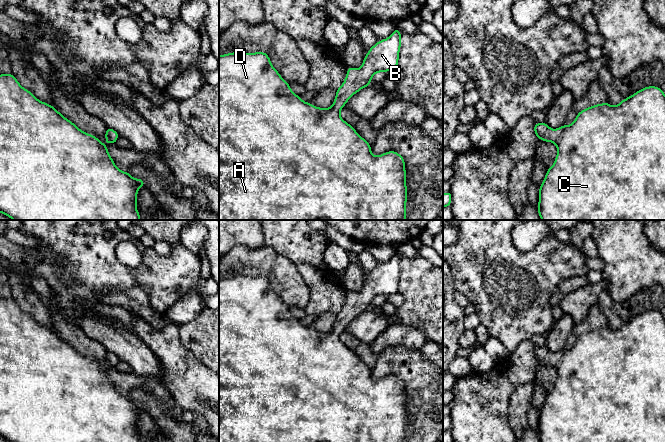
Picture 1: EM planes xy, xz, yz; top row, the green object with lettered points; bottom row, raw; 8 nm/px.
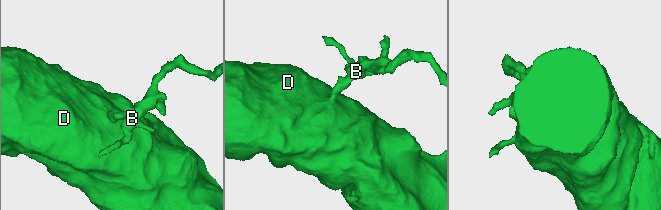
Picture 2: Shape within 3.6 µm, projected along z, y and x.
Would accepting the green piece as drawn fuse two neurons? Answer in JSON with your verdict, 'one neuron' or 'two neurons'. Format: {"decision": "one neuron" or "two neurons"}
{"decision": "one neuron"}

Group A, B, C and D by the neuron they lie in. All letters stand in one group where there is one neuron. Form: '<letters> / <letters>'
A B C D

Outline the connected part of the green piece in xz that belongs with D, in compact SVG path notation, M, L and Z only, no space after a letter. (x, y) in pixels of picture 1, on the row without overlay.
M396 252L388 262L379 264L369 273L360 292L347 292L344 306L336 314L333 329L329 332L316 331L295 318L290 308L272 290L265 276L237 275L219 279L219 442L406 442L408 413L403 380L396 375L388 375L375 381L371 369L340 340L340 335L348 324L361 313L369 310L376 297L390 296L398 292L400 272L401 255Z

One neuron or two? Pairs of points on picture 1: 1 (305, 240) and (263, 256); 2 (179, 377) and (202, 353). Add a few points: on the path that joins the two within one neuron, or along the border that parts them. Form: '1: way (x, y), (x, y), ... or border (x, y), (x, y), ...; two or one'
1: border (264, 244), (289, 259), (295, 265); two
2: border (181, 341), (192, 355), (208, 369); two

